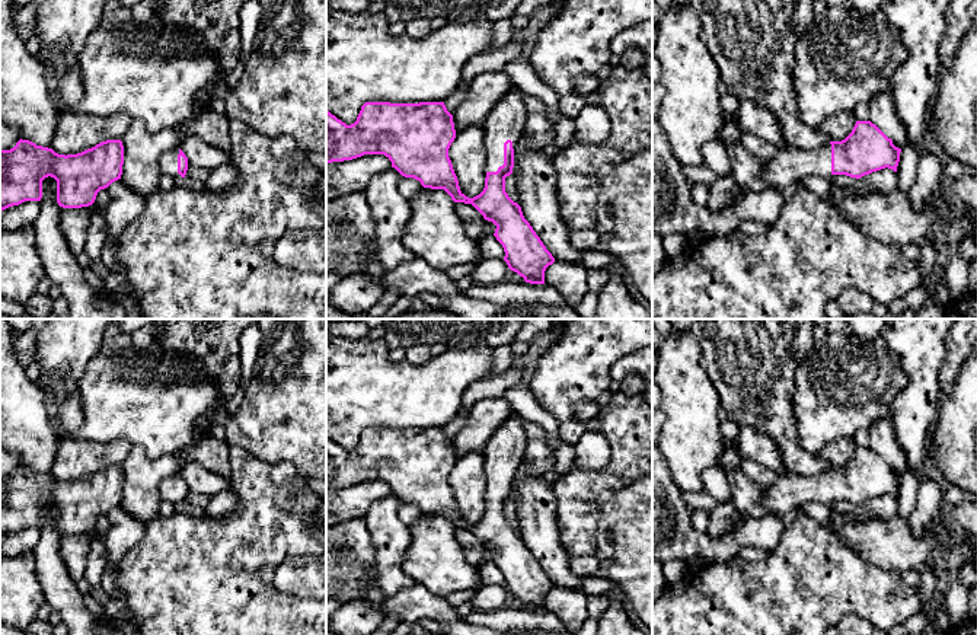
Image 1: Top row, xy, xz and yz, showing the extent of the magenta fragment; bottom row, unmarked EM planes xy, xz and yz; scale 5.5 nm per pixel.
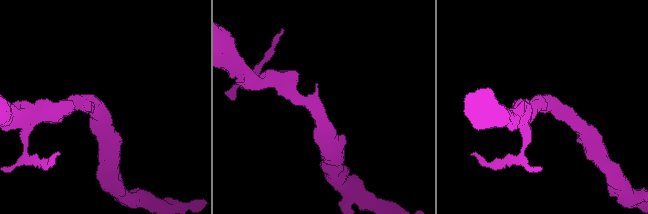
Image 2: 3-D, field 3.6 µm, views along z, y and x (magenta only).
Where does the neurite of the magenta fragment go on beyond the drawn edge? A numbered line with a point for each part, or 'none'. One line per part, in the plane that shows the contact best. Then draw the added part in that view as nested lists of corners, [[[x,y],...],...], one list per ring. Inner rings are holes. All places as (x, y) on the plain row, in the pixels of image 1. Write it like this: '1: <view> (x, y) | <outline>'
1: xz (505, 447) | [[[513,415],[491,435],[482,454],[485,459],[486,498],[497,498],[504,491],[504,469],[513,468],[515,478],[529,446],[523,419]]]

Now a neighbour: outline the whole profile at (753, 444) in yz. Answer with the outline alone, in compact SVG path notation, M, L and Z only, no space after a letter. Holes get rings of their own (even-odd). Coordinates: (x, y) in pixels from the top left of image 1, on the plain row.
M740 425L737 444L741 457L772 469L778 476L788 476L782 453L776 441L769 434L750 425Z

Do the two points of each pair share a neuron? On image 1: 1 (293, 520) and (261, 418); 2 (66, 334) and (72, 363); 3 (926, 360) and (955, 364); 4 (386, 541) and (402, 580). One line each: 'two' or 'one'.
1: two
2: one
3: two
4: one

